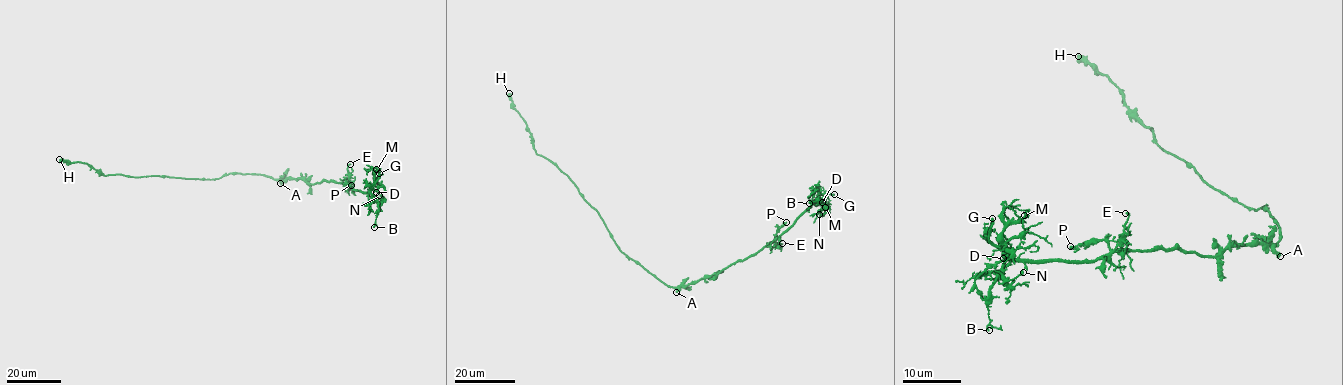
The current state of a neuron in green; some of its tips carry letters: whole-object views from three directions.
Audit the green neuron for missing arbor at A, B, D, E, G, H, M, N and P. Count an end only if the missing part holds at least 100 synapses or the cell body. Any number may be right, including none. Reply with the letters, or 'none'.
G

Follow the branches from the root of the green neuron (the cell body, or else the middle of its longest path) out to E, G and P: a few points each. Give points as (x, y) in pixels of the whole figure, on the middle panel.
E: (655, 278), (669, 286), (686, 287), (716, 275), (773, 242), (782, 243)
G: (655, 278), (678, 287), (712, 278), (774, 242), (822, 194), (834, 194)
P: (655, 278), (678, 287), (712, 278), (768, 245), (786, 222)

